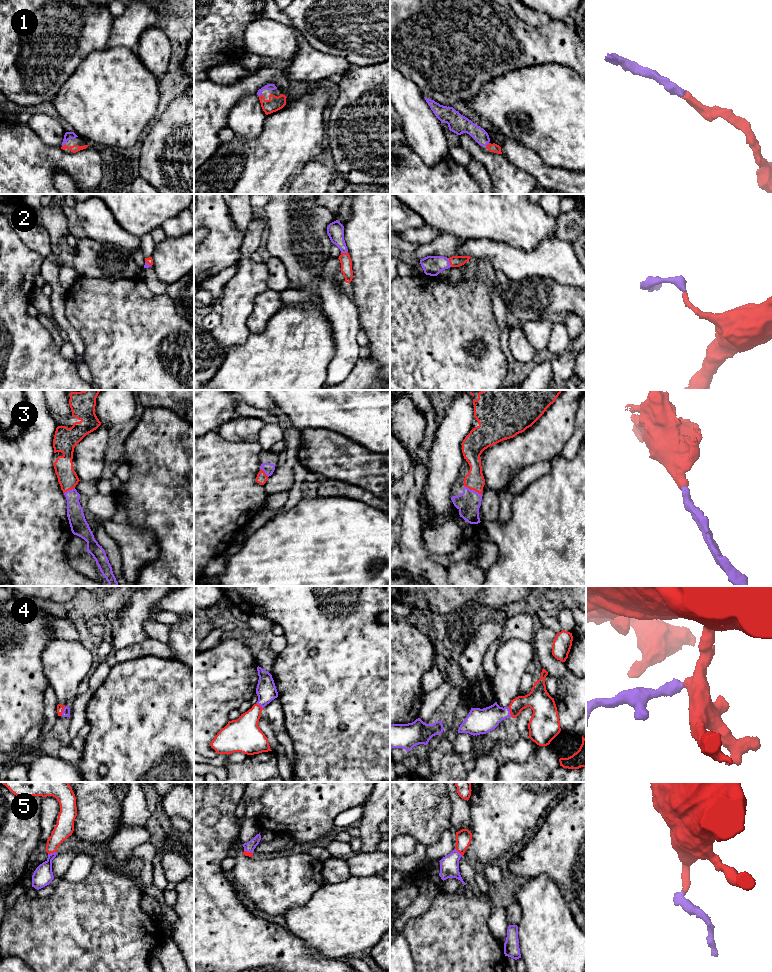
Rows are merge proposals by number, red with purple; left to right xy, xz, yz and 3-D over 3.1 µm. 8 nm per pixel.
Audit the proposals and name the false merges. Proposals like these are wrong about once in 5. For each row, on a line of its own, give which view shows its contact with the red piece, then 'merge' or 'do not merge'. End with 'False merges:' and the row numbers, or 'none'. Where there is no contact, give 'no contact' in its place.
1: yz | merge
2: yz | merge
3: yz | merge
4: xy | merge
5: xy | merge
False merges: none

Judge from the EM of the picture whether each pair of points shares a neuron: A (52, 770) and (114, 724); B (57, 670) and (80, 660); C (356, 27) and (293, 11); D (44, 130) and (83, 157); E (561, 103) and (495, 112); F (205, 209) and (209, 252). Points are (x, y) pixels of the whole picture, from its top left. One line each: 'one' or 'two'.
A: two
B: one
C: one
D: two
E: one
F: one

